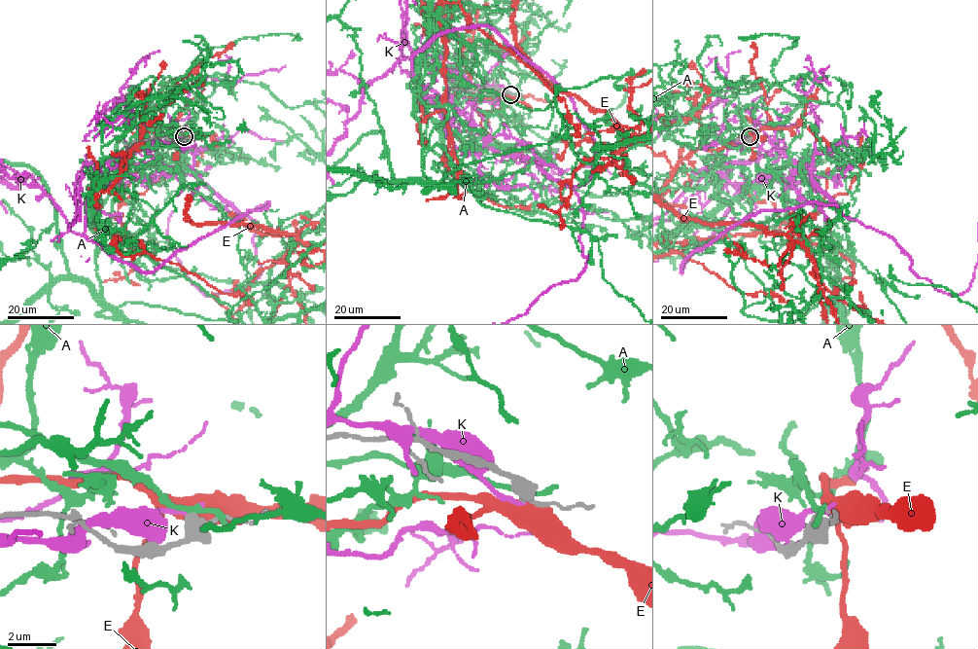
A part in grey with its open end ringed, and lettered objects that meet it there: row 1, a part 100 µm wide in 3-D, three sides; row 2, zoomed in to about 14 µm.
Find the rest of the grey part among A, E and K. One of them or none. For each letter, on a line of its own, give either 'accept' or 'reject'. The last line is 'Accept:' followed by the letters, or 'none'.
A: reject
E: accept
K: reject
Accept: E

